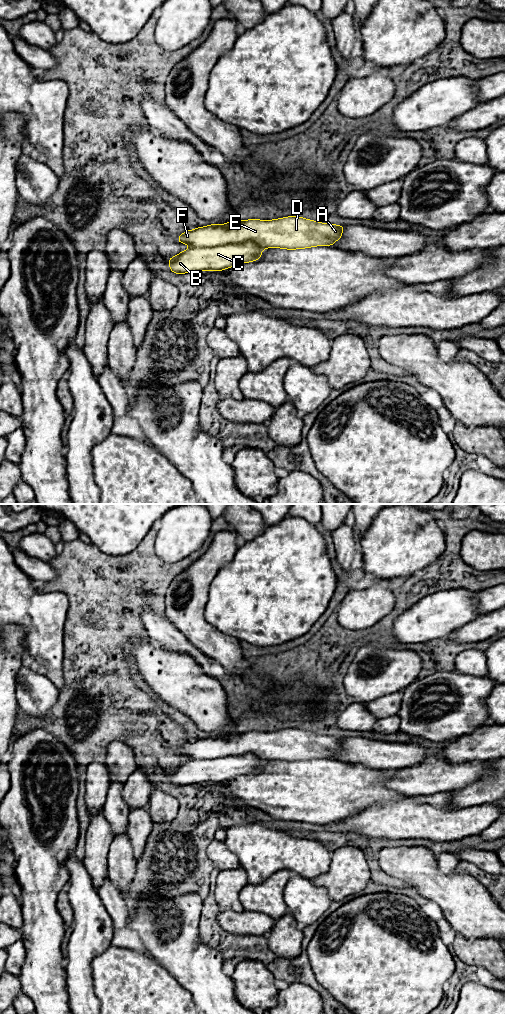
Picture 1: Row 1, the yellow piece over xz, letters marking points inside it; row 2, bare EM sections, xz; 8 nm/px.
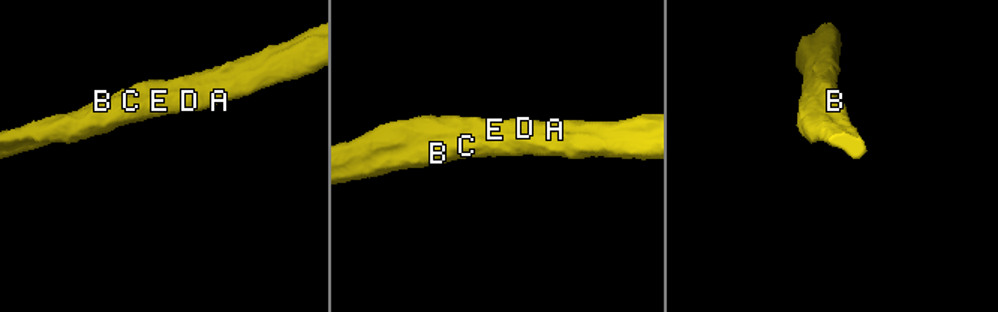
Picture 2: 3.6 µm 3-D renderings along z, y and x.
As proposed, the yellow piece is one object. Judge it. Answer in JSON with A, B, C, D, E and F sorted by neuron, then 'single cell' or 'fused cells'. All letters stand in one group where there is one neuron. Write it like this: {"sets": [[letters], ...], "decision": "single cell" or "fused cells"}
{"sets": [["A", "B", "C", "D", "E", "F"]], "decision": "single cell"}

